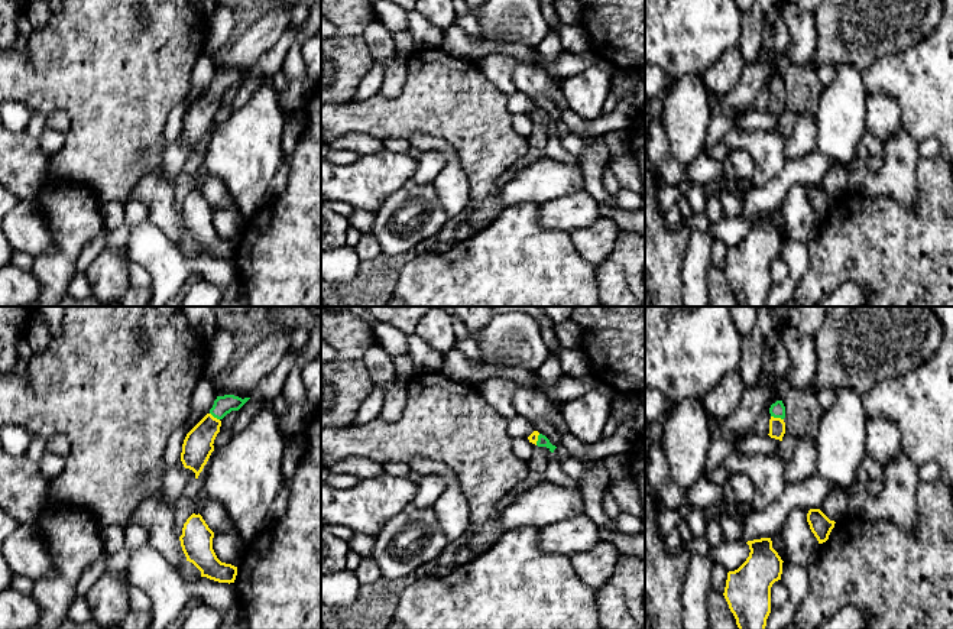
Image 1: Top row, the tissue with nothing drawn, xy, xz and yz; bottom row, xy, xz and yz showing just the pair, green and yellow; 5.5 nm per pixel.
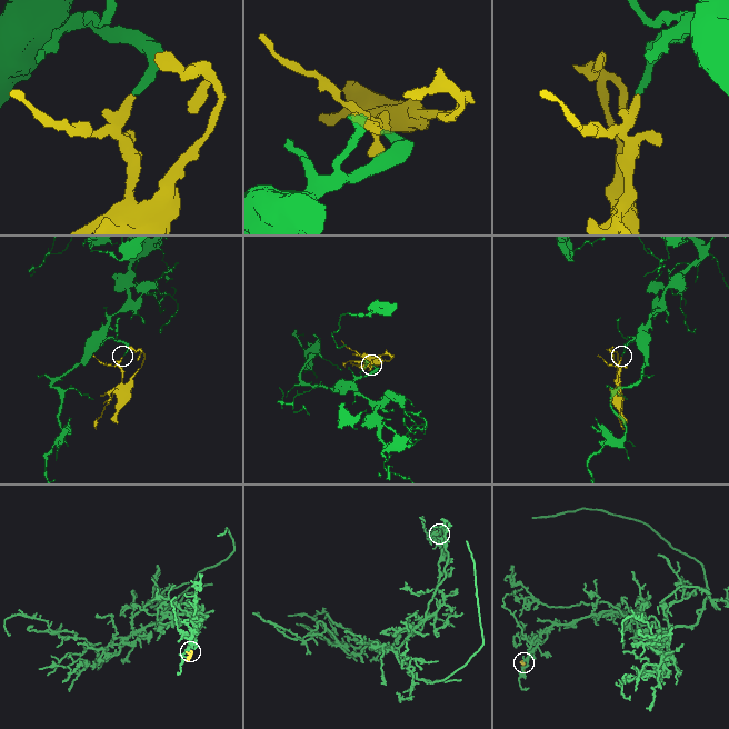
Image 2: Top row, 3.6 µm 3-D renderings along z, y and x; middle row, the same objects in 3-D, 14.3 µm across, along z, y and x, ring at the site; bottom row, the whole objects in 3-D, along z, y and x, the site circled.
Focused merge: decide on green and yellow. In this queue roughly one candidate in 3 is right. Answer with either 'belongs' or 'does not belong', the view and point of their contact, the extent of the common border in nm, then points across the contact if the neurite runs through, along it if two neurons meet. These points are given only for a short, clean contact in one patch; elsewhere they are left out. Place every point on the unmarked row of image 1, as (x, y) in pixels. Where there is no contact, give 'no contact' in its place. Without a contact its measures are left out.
belongs; meets green in yz at (777, 93); contact 80 nm long; runs through yz (777, 86), (777, 93), (777, 103)

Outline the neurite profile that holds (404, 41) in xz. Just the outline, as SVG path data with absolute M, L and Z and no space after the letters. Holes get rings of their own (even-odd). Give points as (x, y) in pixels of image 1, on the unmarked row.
M408 29L401 32L393 32L393 40L396 45L396 51L402 51L408 55L412 55L416 51L414 38Z

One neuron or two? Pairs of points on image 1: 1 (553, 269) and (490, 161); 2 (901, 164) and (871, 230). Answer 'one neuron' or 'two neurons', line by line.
1: two neurons
2: two neurons

